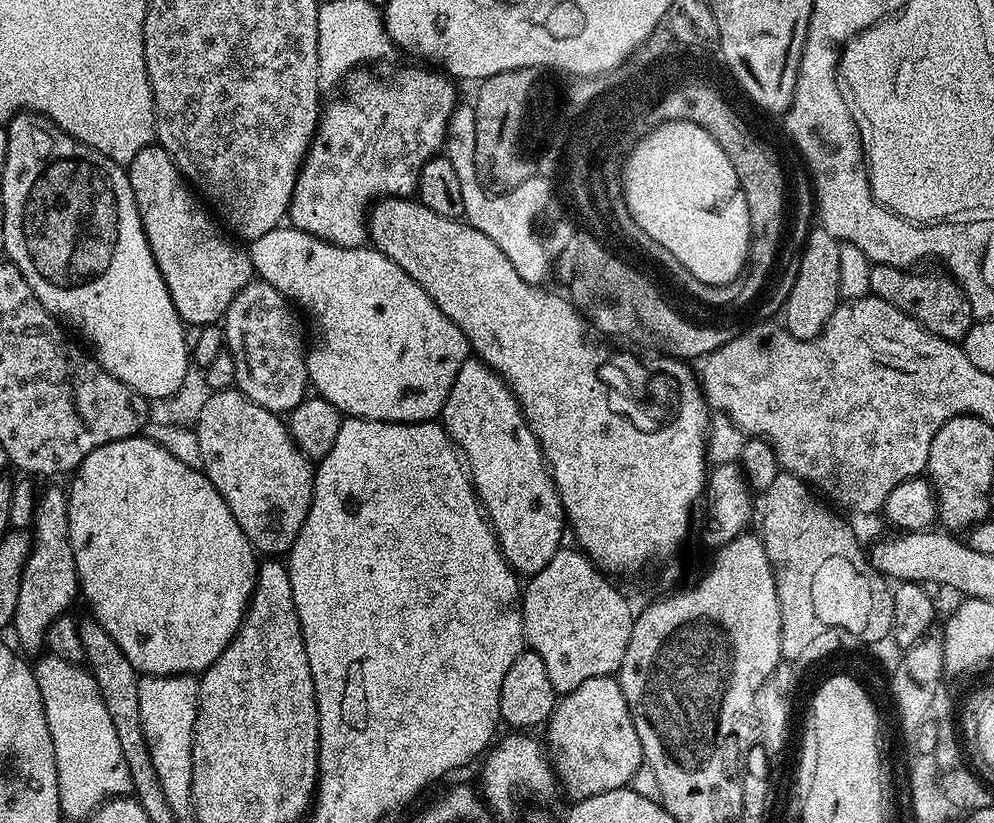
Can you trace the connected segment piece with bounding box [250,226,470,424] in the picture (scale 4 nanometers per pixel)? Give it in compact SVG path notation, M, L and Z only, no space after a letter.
M291 226L275 228L262 234L262 238L251 241L250 255L255 275L279 289L293 305L301 309L304 307L308 311L309 318L312 319L313 326L320 331L320 337L313 344L311 341L307 353L308 379L311 387L316 388L315 391L322 399L333 404L345 417L357 416L363 420L386 420L389 424L423 424L435 421L443 413L446 398L454 386L454 380L458 378L458 370L462 370L465 360L469 359L468 339L462 334L462 330L458 330L458 326L454 326L454 322L450 322L450 318L446 318L446 314L442 314L442 310L438 310L430 294L426 294L426 290L422 290L422 286L414 282L414 278L410 278L406 270L399 268L391 258L375 247L339 248Z

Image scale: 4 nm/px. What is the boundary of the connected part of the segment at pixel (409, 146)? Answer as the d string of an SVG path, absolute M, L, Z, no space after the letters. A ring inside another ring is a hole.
M396 68L393 72L360 72L352 70L343 77L344 97L341 100L332 100L323 105L319 121L316 126L316 135L313 136L308 150L314 150L314 156L326 156L336 162L338 168L338 146L362 144L364 152L372 152L370 158L382 158L386 168L386 184L384 188L392 190L392 198L408 198L419 189L420 171L426 161L433 159L445 147L449 133L449 124L452 113L458 107L456 88L447 75L439 76L436 72L427 72L424 68Z

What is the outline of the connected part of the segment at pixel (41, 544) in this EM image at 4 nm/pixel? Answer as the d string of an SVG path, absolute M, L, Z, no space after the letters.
M50 488L36 505L34 521L34 545L28 561L24 564L24 573L20 576L18 590L18 606L10 625L11 631L16 631L15 643L20 643L19 651L40 652L46 648L48 631L72 604L72 599L78 596L78 581L76 579L76 563L72 547L68 541L68 498L65 489Z

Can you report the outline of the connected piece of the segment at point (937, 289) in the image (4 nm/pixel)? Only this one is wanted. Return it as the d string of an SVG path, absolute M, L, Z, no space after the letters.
M873 264L870 272L871 295L890 302L890 306L894 306L905 312L910 318L914 318L927 332L933 332L935 336L941 336L944 340L963 341L965 334L970 331L974 323L969 293L964 293L948 276L931 276L928 272L912 271L916 270L895 268L889 264Z

